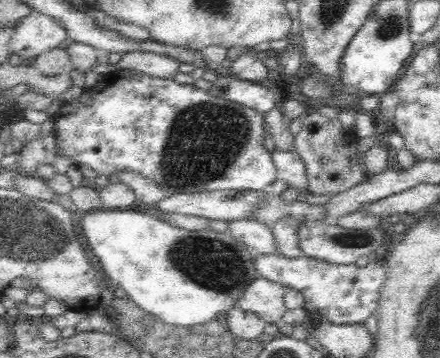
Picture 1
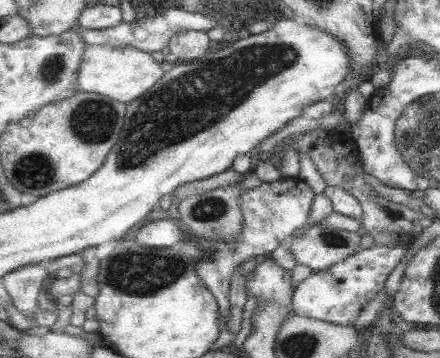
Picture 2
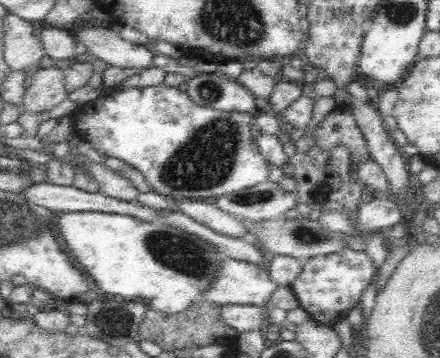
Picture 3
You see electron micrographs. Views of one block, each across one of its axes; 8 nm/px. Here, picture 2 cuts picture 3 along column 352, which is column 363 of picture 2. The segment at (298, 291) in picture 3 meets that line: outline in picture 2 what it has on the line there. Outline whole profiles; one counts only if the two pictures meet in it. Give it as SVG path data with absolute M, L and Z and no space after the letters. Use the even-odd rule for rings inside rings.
M413 238L407 242L397 242L395 246L373 246L367 250L359 250L353 256L347 256L345 260L329 266L329 270L313 272L309 278L299 282L293 288L291 296L291 312L297 316L323 320L339 326L353 326L355 318L359 316L359 310L377 296L379 290L383 290L383 282L387 280L389 272L399 264L399 260L405 256L405 252L411 248Z

